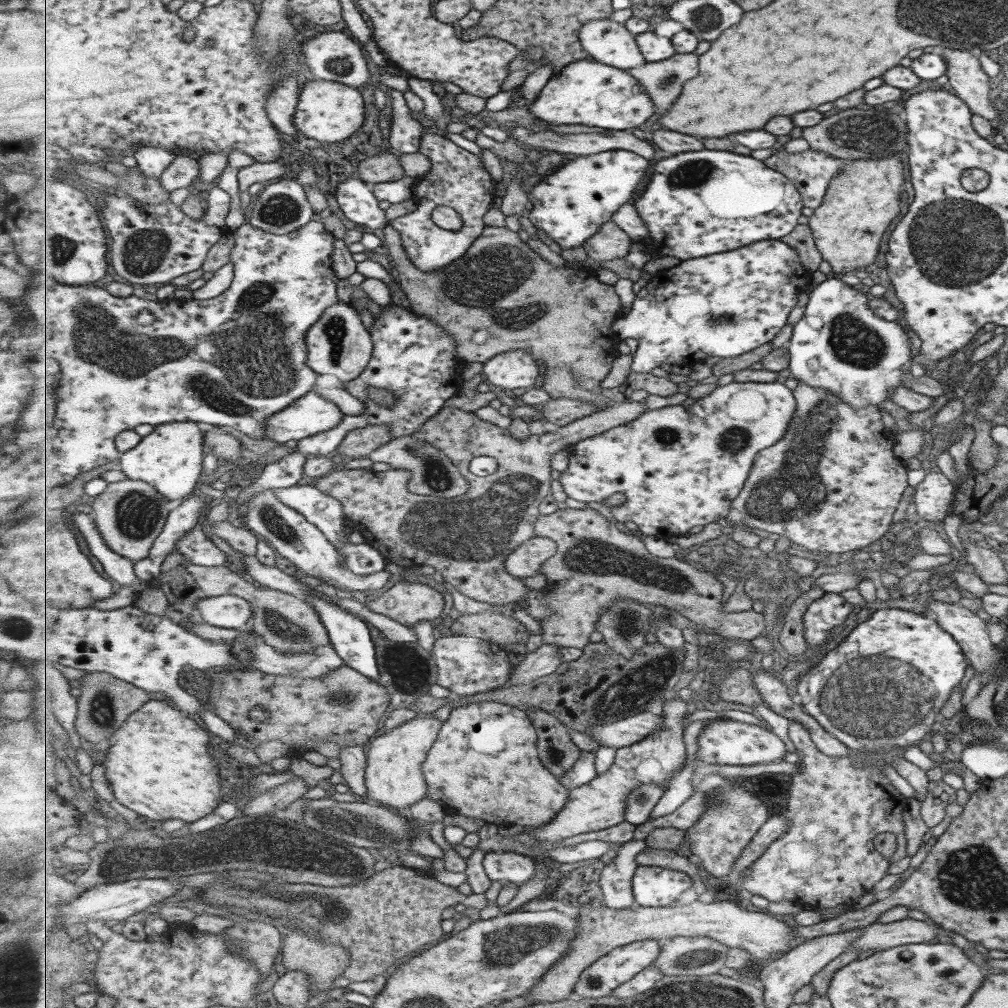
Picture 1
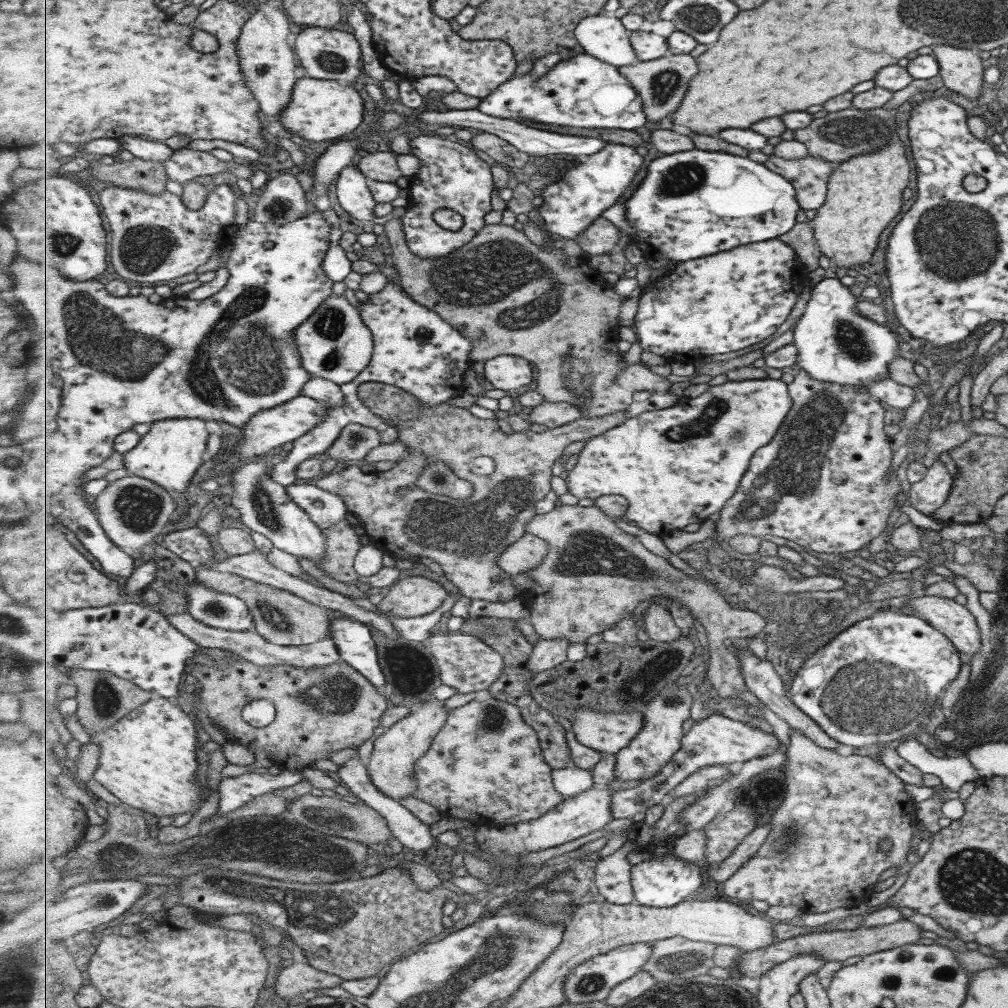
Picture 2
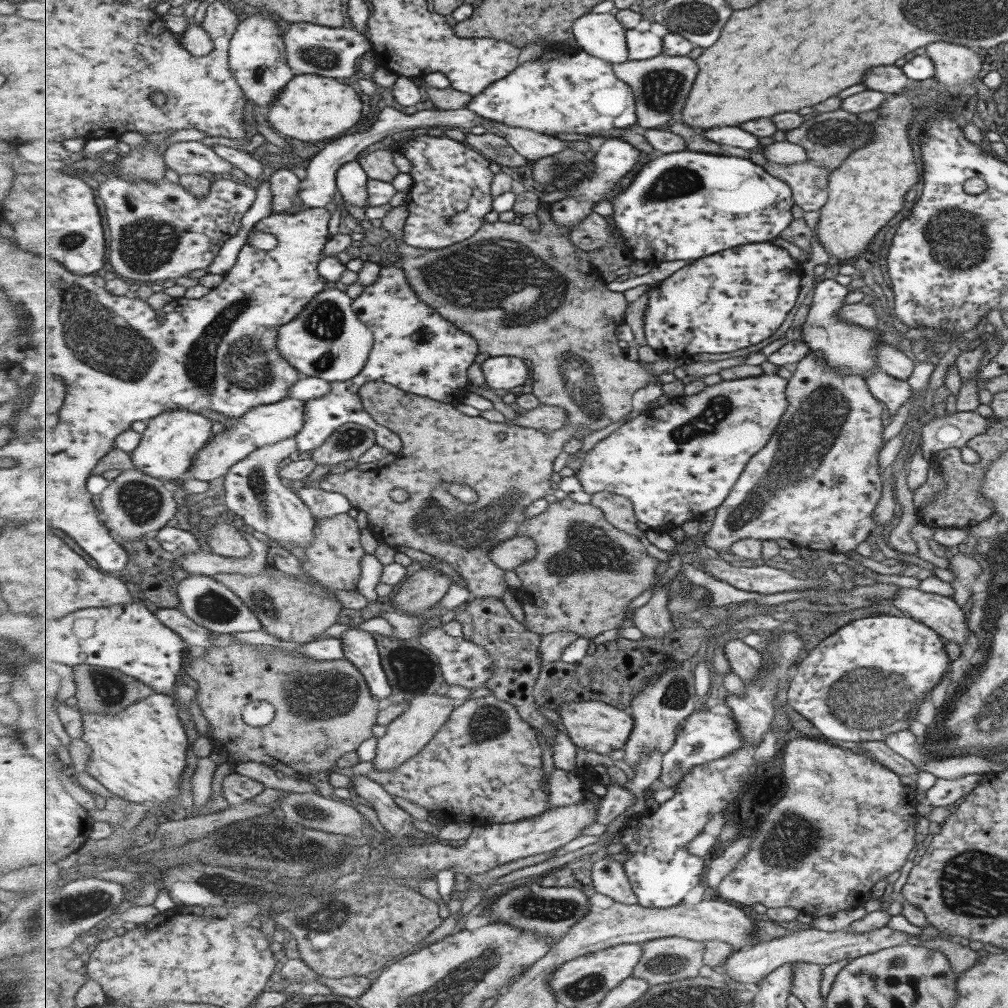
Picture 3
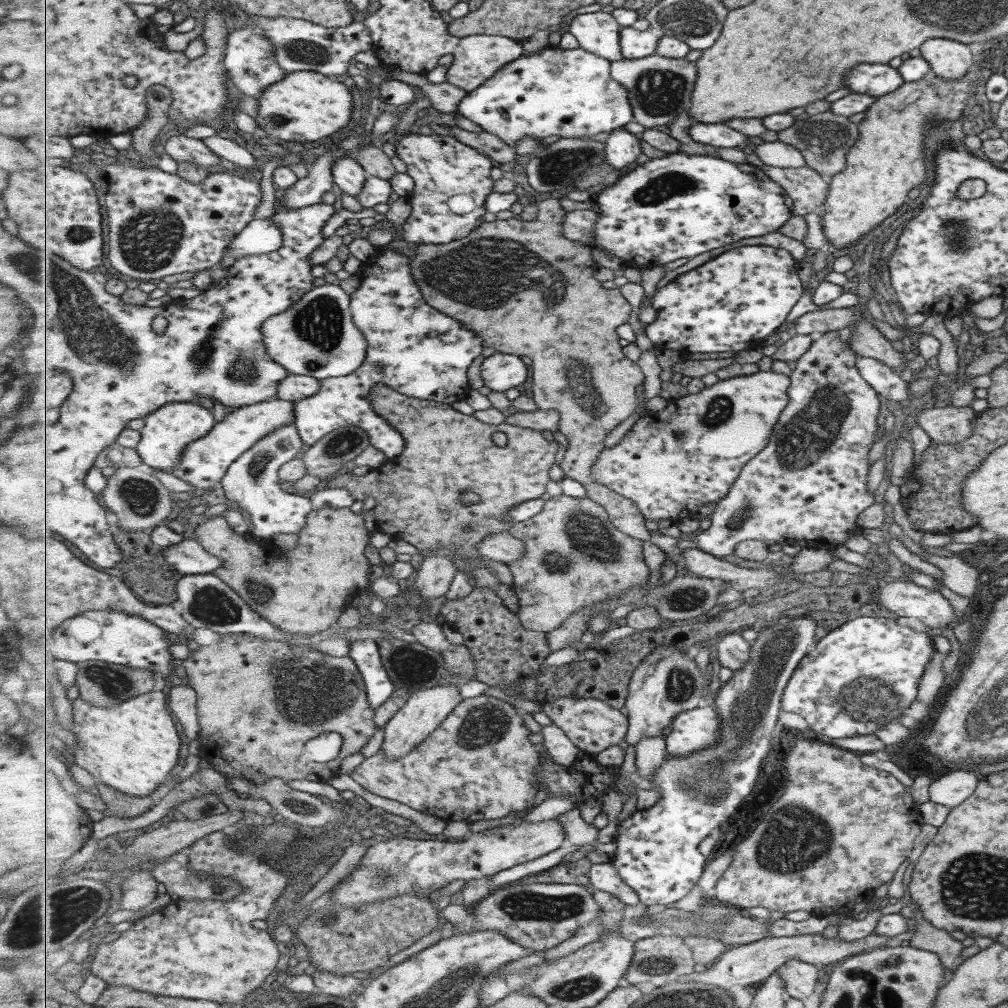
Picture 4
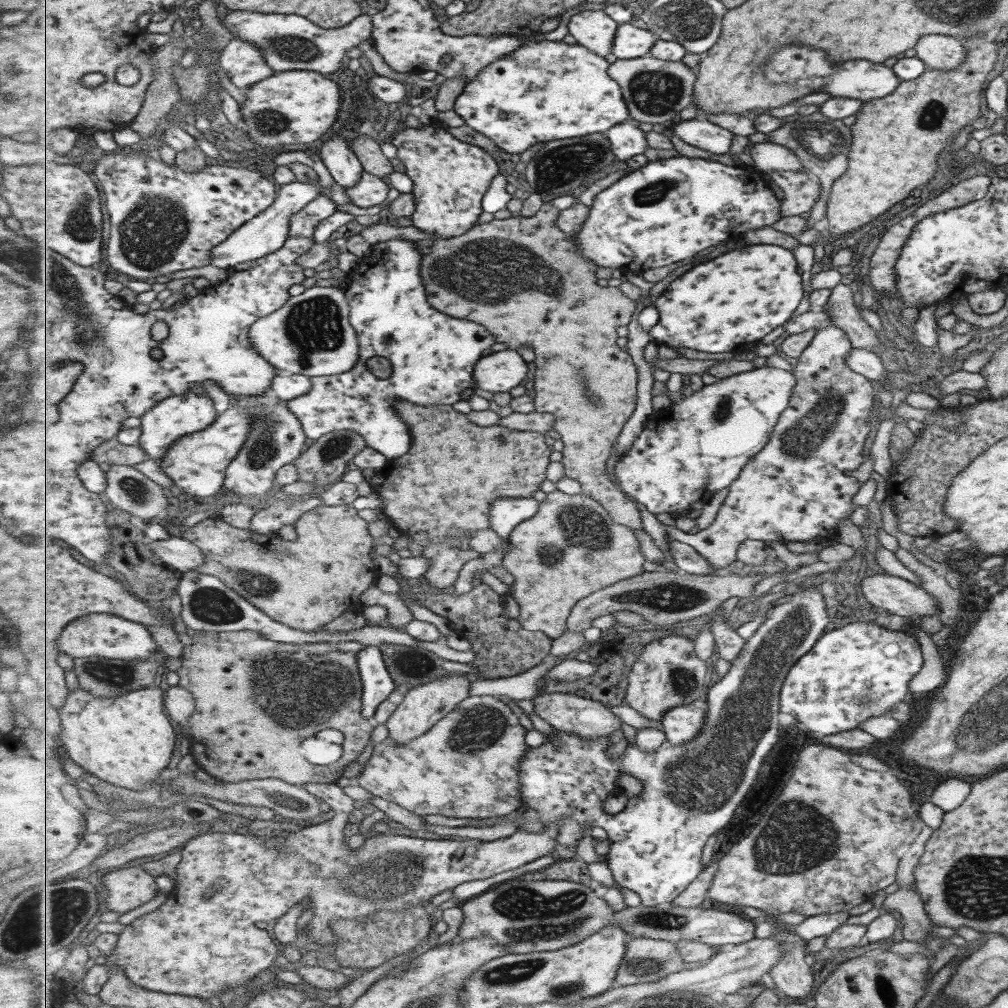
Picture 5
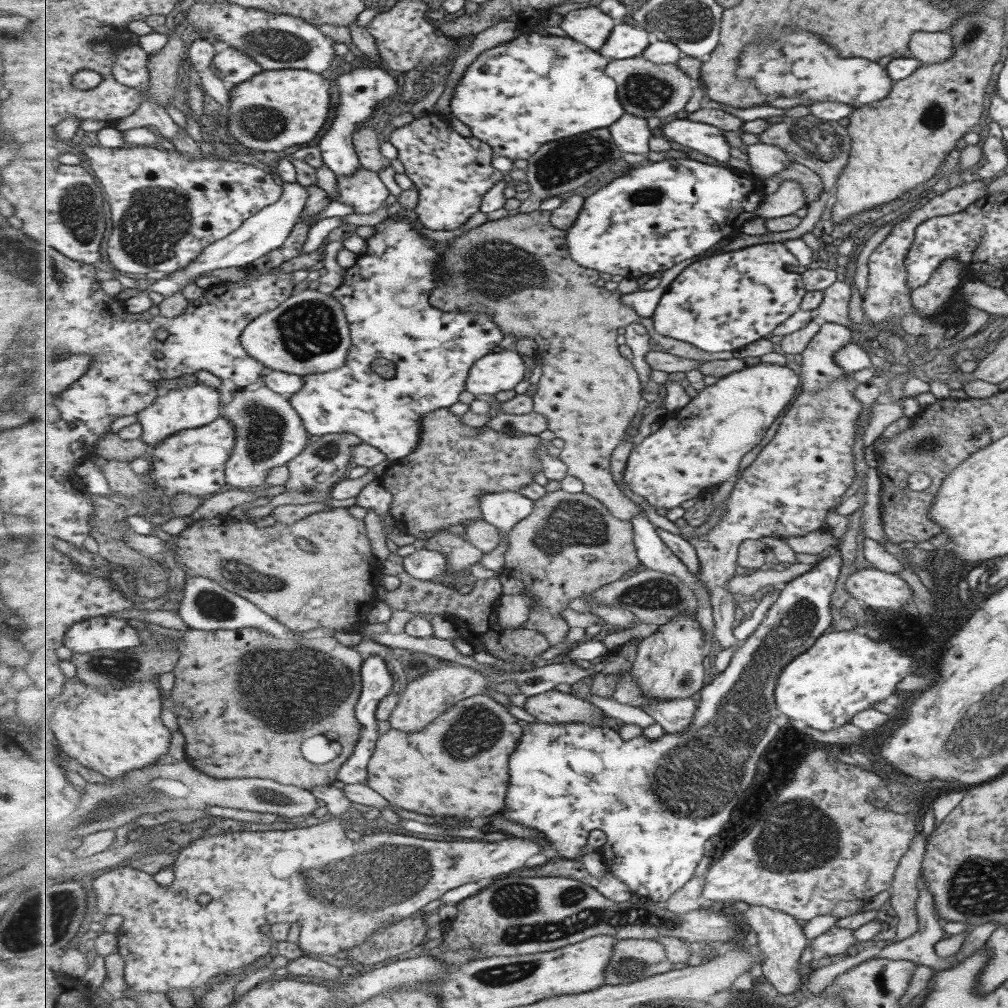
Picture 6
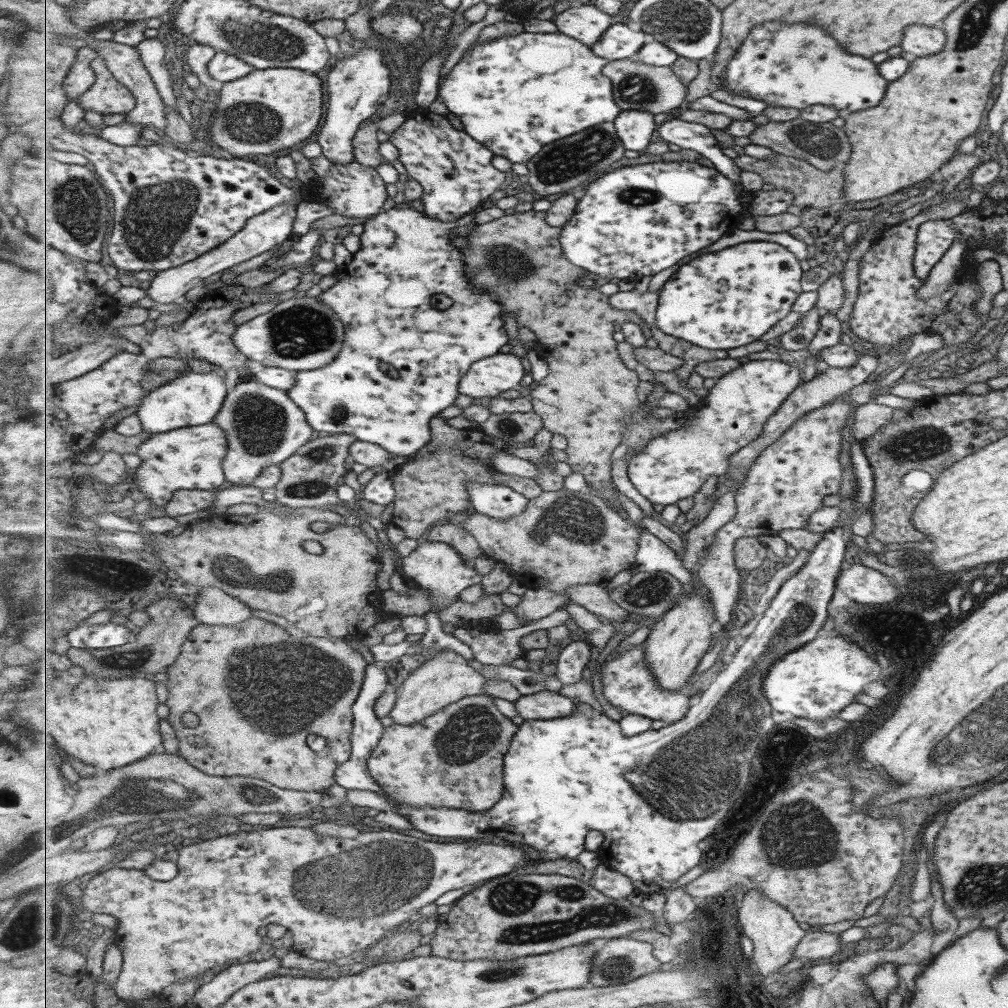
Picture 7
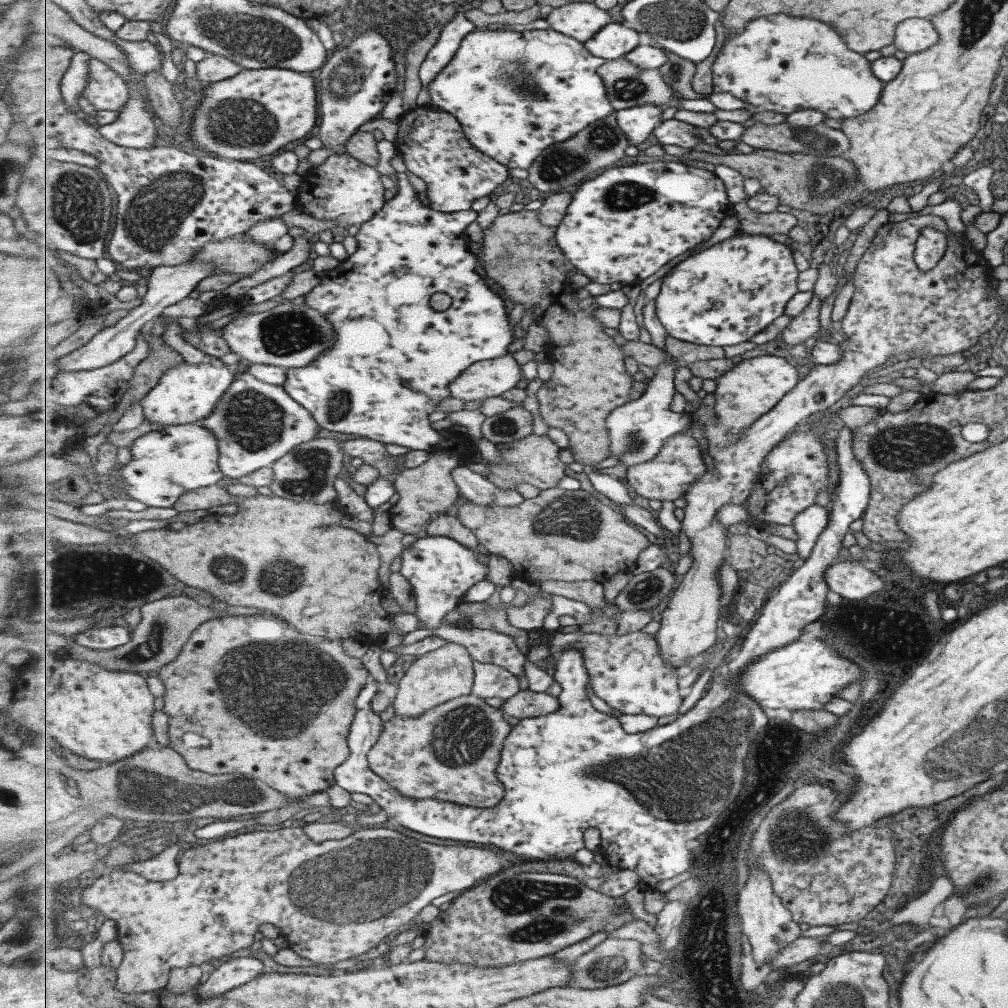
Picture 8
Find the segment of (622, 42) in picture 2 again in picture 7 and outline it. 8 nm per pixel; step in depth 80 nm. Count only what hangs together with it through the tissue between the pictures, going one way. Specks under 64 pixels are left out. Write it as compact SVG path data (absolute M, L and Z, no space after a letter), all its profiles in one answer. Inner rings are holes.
M573 4L556 17L552 17L552 20L563 34L571 35L589 46L598 43L610 26L619 22L611 14L591 4L585 6Z

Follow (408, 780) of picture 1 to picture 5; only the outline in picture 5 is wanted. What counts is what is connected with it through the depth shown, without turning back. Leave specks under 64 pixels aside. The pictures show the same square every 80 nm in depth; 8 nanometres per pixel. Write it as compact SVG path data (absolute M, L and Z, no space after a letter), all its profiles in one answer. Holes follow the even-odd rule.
M451 673L437 680L412 688L402 704L389 717L386 724L389 730L389 737L396 745L404 745L413 739L422 737L429 729L432 729L442 718L445 718L451 711L469 698L472 682L469 676L460 673Z

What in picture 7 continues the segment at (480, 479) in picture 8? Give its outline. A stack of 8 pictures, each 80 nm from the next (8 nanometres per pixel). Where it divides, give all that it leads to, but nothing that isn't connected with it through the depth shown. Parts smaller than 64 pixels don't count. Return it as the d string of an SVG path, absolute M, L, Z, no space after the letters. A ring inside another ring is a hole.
M469 482L467 489L471 491L471 503L475 512L502 521L524 513L530 502L509 486Z

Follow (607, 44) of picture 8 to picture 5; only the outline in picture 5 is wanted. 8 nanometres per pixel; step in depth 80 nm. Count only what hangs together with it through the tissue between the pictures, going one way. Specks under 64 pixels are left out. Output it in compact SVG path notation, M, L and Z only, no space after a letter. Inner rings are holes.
M629 23L619 24L612 48L612 59L644 57L649 54L657 40L650 30L637 28Z

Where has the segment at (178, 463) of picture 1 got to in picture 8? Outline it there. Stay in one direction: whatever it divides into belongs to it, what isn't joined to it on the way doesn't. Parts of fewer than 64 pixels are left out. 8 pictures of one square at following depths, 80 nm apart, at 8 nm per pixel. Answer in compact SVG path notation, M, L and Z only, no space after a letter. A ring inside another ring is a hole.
M218 359L203 364L191 364L187 361L176 364L165 371L157 386L142 400L145 420L155 423L157 429L201 422L213 414L230 386L234 384L233 378L233 370Z

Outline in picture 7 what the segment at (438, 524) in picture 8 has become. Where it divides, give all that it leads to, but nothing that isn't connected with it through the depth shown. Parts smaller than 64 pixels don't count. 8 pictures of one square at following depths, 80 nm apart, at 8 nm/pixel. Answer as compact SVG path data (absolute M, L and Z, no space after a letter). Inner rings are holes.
M441 523L434 525L428 532L427 540L449 543L461 554L463 562L472 563L478 556L484 555L480 542L458 523Z

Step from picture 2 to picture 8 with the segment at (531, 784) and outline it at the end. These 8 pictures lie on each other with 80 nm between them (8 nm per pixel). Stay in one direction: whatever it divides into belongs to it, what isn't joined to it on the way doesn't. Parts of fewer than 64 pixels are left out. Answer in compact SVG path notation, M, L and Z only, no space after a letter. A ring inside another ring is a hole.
M474 694L459 697L420 717L395 714L384 722L382 737L370 750L371 768L408 797L419 800L441 798L480 809L497 806L506 795L506 786L498 776L498 766L502 761L506 738L514 726L505 720L505 713L500 708L489 706L484 699Z

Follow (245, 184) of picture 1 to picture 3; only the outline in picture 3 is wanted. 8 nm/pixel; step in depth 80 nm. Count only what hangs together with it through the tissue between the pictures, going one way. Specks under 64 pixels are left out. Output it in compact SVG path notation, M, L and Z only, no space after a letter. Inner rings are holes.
M201 141L175 142L167 146L163 155L167 166L179 176L211 172L219 174L230 172L232 162L221 158L211 147Z

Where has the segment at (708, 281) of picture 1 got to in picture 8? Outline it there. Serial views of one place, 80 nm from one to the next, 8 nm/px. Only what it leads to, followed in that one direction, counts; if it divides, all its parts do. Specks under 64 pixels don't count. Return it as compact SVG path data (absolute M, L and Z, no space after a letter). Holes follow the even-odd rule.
M734 234L714 245L688 256L685 260L680 261L676 266L673 266L668 274L662 278L661 291L656 299L656 313L667 329L670 336L678 339L686 340L687 342L697 343L700 345L713 346L731 346L747 342L755 334L759 334L763 329L773 324L779 317L786 314L786 306L793 300L794 296L799 292L797 288L797 278L799 278L799 270L795 266L795 258L793 258L793 249L789 249L785 243L776 241L767 235L739 235Z

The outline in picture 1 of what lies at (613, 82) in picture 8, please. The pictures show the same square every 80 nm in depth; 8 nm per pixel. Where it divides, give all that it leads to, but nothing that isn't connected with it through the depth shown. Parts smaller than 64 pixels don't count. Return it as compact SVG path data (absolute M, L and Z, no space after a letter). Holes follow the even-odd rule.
M675 53L671 58L648 62L643 66L627 69L651 97L659 114L667 112L683 93L687 80L699 74L700 56L698 54Z

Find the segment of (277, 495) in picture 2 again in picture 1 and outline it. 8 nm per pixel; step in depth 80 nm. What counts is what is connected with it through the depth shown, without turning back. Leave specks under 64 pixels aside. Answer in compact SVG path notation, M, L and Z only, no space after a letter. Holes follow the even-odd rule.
M273 489L265 490L257 494L255 498L251 498L251 502L246 507L246 525L255 533L262 535L277 550L282 563L293 564L301 572L335 586L338 593L379 590L391 580L391 573L387 570L370 575L360 575L353 573L348 567L343 567L339 550L328 536L315 523L309 522L304 514L295 510L291 505L283 504L275 496Z

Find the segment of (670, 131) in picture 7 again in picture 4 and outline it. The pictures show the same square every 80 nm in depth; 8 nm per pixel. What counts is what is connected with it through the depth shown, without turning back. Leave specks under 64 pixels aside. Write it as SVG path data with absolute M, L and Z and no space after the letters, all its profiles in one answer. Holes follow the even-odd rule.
M695 124L691 130L691 138L701 144L717 146L717 148L735 148L743 145L751 150L753 146L748 142L749 136L742 132L737 132L725 124Z

